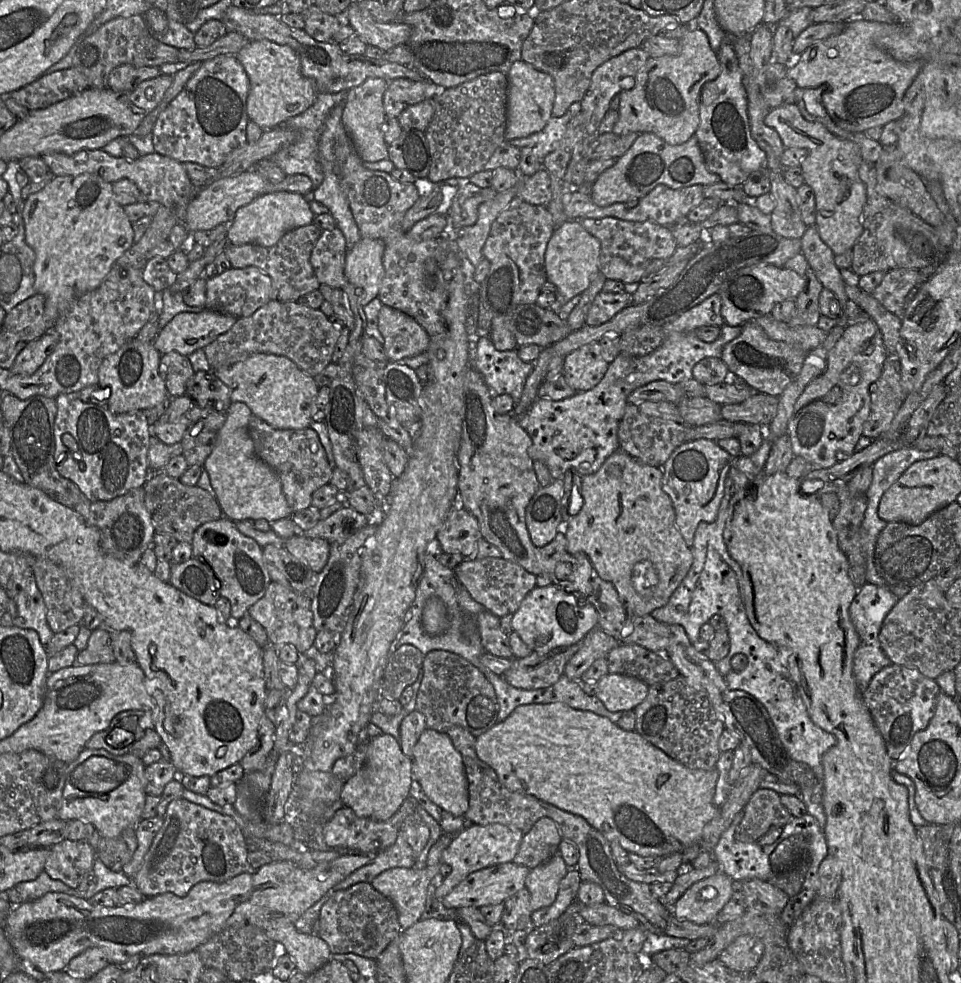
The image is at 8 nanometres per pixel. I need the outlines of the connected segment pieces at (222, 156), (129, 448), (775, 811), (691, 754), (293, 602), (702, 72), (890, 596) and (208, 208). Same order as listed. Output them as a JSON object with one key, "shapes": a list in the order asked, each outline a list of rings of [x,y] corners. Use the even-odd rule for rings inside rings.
{"shapes":[[[[218,55],[202,61],[200,68],[188,80],[182,91],[159,114],[152,130],[156,153],[178,162],[193,162],[205,167],[217,167],[236,149],[247,143],[247,97],[250,89],[248,75],[236,55]]],[[[77,393],[61,394],[56,397],[57,414],[54,421],[53,434],[55,441],[54,459],[58,473],[71,480],[91,503],[110,501],[122,496],[132,489],[143,487],[151,475],[148,466],[148,451],[152,436],[143,411],[133,411],[125,414],[113,414],[106,407],[85,403],[78,398]],[[69,433],[78,444],[82,457],[80,466],[72,457],[69,449],[63,444],[62,436]]],[[[767,788],[757,789],[742,812],[735,839],[745,843],[757,842],[772,828],[783,828],[792,819],[791,813],[781,803],[780,794]]],[[[683,676],[649,686],[648,695],[633,709],[635,731],[670,758],[688,768],[710,770],[715,767],[721,751],[718,740],[725,729],[708,695],[690,685]]],[[[271,581],[264,596],[248,609],[247,614],[265,629],[272,645],[280,647],[284,644],[290,644],[299,654],[302,654],[314,644],[317,634],[313,624],[311,601],[311,596],[297,593]]],[[[699,28],[689,29],[680,39],[680,52],[677,55],[649,57],[634,77],[633,88],[619,93],[619,118],[612,133],[626,135],[650,132],[670,145],[685,143],[695,134],[700,123],[702,86],[715,80],[720,73],[718,55],[712,50],[705,32]]],[[[866,582],[849,607],[850,619],[860,638],[860,644],[855,651],[853,659],[853,675],[861,693],[866,691],[876,673],[892,664],[892,661],[881,648],[879,632],[885,617],[898,600],[897,596],[888,587]]],[[[246,170],[238,175],[221,178],[202,188],[189,203],[183,222],[190,233],[211,230],[217,225],[229,225],[236,211],[265,193],[268,181],[254,170]]]]}

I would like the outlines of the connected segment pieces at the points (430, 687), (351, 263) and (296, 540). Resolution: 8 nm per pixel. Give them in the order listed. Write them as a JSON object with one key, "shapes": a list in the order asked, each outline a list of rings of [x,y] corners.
{"shapes":[[[[433,650],[424,655],[423,678],[417,692],[415,709],[425,716],[426,728],[446,733],[450,727],[460,726],[478,737],[497,723],[499,704],[492,684],[477,667],[455,653]]],[[[361,238],[347,251],[344,274],[355,287],[355,294],[362,306],[378,297],[384,277],[384,251],[385,243],[371,238]]],[[[298,533],[286,539],[284,547],[316,573],[323,570],[329,559],[330,543],[323,538],[309,538]]]]}

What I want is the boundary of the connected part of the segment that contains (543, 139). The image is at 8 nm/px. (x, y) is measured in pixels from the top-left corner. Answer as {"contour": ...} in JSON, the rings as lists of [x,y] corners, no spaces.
{"contour":[[[568,111],[561,117],[552,116],[541,131],[505,142],[519,149],[529,147],[538,159],[544,160],[548,154],[559,147],[571,119]]]}

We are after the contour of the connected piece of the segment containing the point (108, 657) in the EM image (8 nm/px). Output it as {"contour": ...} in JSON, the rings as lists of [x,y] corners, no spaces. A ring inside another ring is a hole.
{"contour":[[[102,626],[91,632],[87,647],[79,651],[76,656],[75,665],[104,664],[114,661],[110,633],[106,627]]]}

